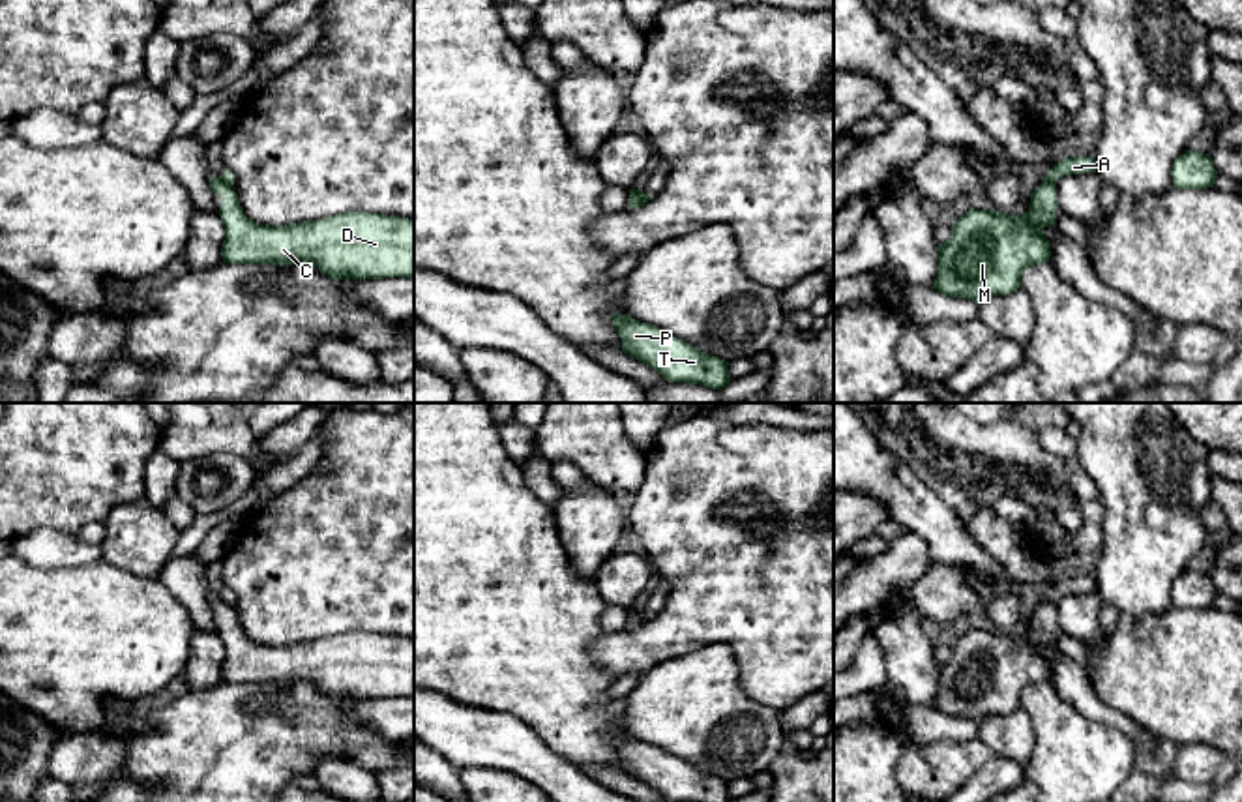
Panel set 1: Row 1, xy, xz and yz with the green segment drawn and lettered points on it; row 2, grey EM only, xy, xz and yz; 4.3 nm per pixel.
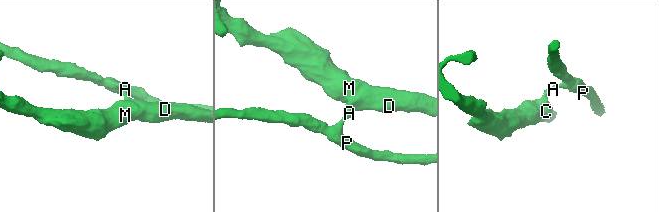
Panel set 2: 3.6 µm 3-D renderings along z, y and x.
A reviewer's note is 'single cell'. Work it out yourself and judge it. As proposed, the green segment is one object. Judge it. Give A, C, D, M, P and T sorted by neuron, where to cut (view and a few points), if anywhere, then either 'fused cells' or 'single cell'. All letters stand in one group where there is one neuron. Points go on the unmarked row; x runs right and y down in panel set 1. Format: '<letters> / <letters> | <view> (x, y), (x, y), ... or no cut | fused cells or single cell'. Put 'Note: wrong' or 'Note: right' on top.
Note: wrong
A P T / C D M | yz (1044, 598), (1053, 602) | fused cells

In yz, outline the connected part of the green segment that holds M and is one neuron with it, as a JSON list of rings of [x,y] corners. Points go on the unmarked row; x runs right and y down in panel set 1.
[[[1043,600],[1019,635],[968,630],[952,646],[950,660],[939,663],[931,708],[976,723],[1021,708],[1023,691],[1051,678],[1051,661],[1042,648],[1057,645],[1057,628],[1055,602]]]

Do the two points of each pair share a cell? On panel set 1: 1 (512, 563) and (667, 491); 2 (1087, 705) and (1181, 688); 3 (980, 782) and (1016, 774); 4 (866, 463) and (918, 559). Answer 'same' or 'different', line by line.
1: different
2: different
3: same
4: different

